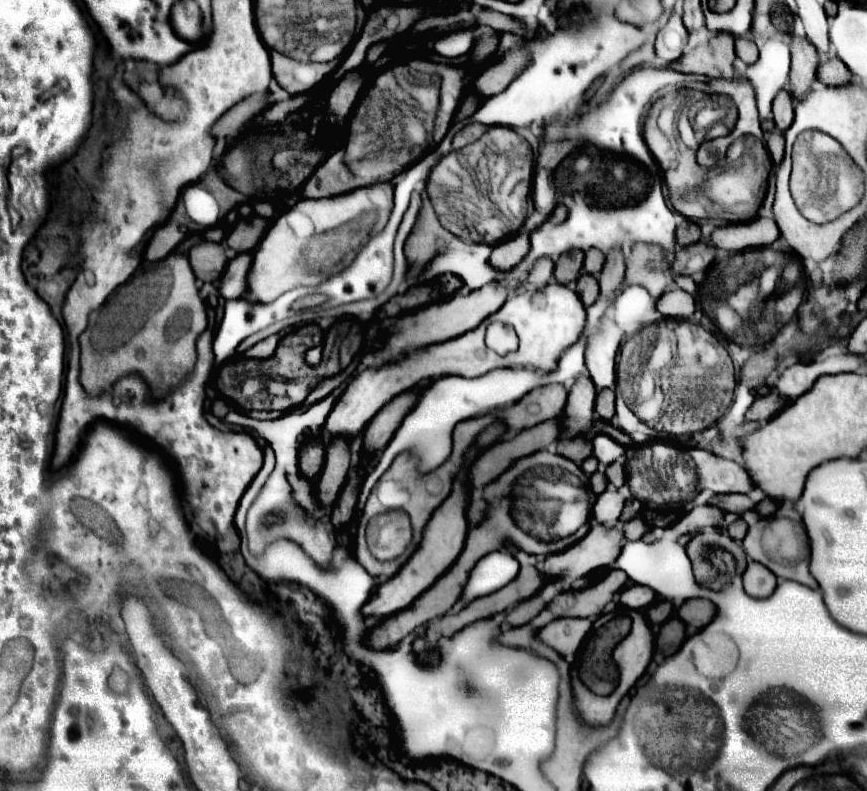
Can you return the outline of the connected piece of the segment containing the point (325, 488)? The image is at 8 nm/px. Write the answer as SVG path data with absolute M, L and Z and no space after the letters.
M343 436L333 438L327 448L325 468L323 468L319 486L317 486L317 498L325 508L329 508L337 500L337 496L347 480L349 466L351 466L349 440Z

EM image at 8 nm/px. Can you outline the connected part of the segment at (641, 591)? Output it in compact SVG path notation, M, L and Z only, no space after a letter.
M629 586L623 590L621 594L621 604L633 610L645 610L647 606L651 606L655 602L657 594L645 586Z

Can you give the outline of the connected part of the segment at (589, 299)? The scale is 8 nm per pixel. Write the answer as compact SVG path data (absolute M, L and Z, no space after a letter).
M583 272L583 274L579 276L579 280L577 280L577 294L579 294L579 298L581 298L581 302L583 302L585 306L593 304L595 298L599 296L599 284L597 284L597 278L595 278L593 274Z

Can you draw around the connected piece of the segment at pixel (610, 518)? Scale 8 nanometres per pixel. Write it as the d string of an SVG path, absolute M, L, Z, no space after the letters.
M609 484L607 490L597 498L597 502L593 506L593 518L605 526L613 526L613 524L617 524L625 502L627 502L627 498L623 494L619 494L619 490L613 484Z

